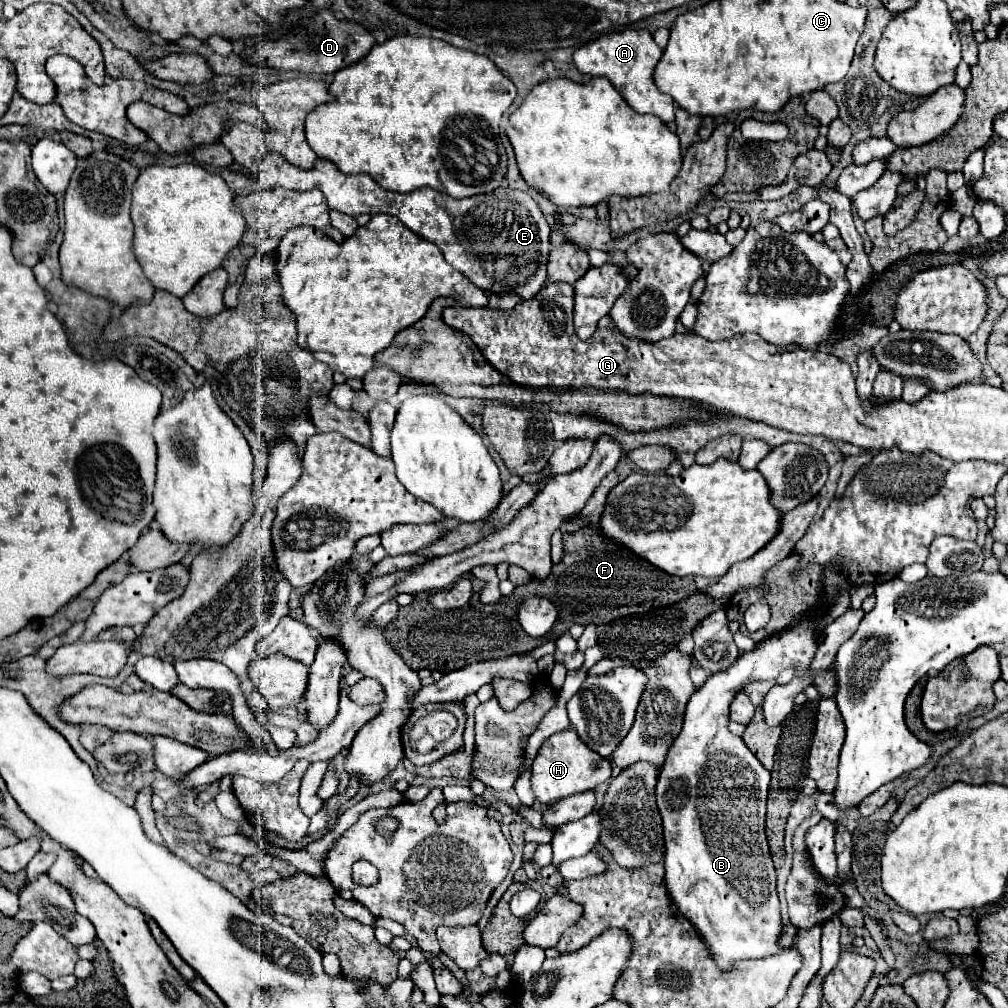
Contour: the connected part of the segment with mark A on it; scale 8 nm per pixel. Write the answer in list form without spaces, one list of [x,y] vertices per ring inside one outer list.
[[[627,28],[621,32],[603,34],[597,40],[581,46],[573,54],[573,60],[581,74],[609,78],[635,112],[655,114],[665,124],[669,124],[675,120],[675,102],[673,102],[673,98],[669,98],[669,94],[663,94],[661,90],[657,90],[655,80],[653,80],[653,70],[655,70],[657,62],[661,60],[661,56],[663,56],[663,50],[655,44],[649,30]]]

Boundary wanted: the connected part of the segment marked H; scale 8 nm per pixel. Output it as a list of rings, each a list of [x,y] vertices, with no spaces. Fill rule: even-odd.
[[[573,728],[561,730],[557,734],[551,734],[539,748],[537,756],[533,758],[531,766],[531,790],[535,798],[543,804],[561,800],[565,796],[595,790],[599,784],[611,778],[611,766],[609,760],[601,758],[599,754],[593,754],[579,738]]]

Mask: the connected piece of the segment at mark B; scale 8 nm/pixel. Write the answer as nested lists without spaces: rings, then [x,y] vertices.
[[[809,618],[801,620],[787,632],[757,644],[753,652],[741,654],[739,662],[735,662],[729,670],[711,676],[687,702],[683,730],[671,744],[659,770],[655,796],[659,814],[663,818],[665,886],[681,914],[697,926],[721,970],[731,970],[733,962],[737,960],[763,958],[781,952],[781,946],[777,946],[777,938],[781,934],[781,916],[779,898],[775,892],[775,868],[765,838],[765,800],[769,790],[769,772],[745,746],[743,738],[729,732],[729,704],[749,678],[777,678],[779,672],[789,666],[797,668],[795,676],[807,674],[815,650],[817,632],[815,622]]]

